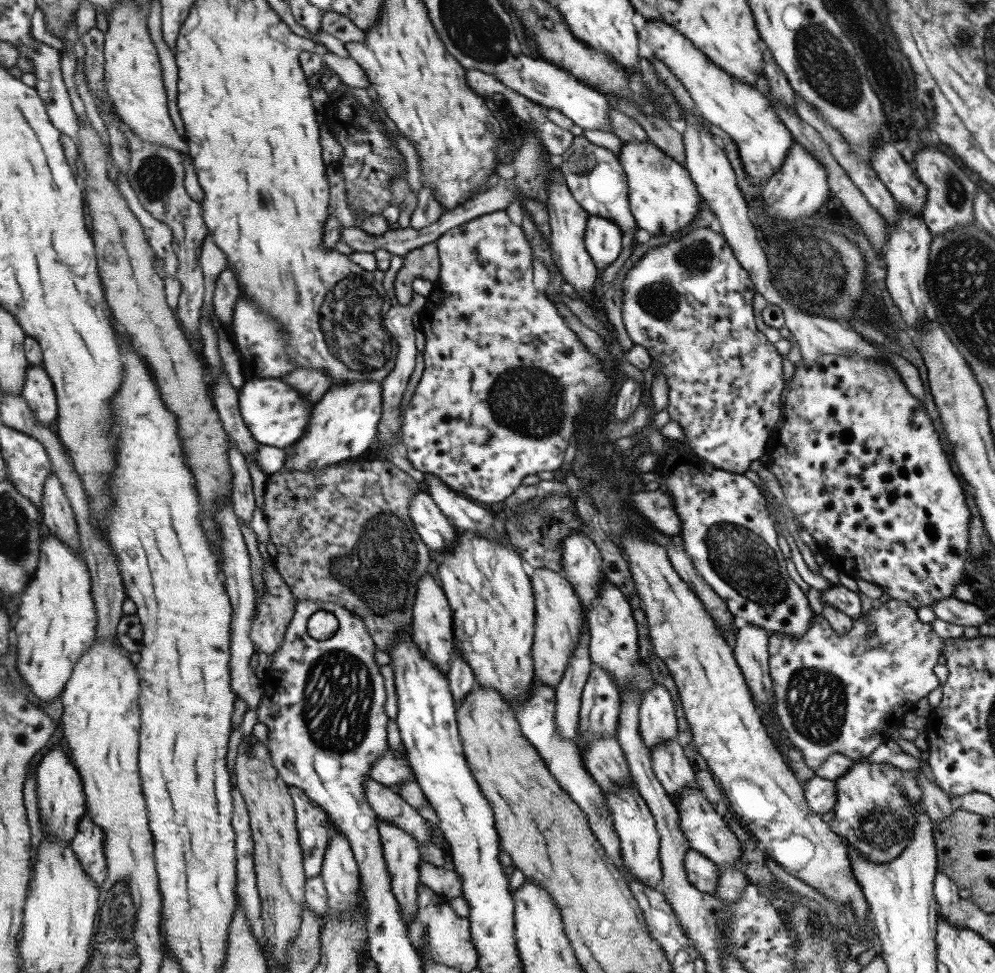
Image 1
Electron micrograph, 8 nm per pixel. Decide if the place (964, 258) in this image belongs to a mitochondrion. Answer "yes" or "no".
yes

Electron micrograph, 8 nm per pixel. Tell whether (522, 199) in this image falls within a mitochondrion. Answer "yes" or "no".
no

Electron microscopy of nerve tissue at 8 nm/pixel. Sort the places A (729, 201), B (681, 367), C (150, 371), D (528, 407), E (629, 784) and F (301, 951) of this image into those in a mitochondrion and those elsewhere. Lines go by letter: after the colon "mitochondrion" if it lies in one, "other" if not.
A: other
B: other
C: other
D: mitochondrion
E: other
F: mitochondrion

